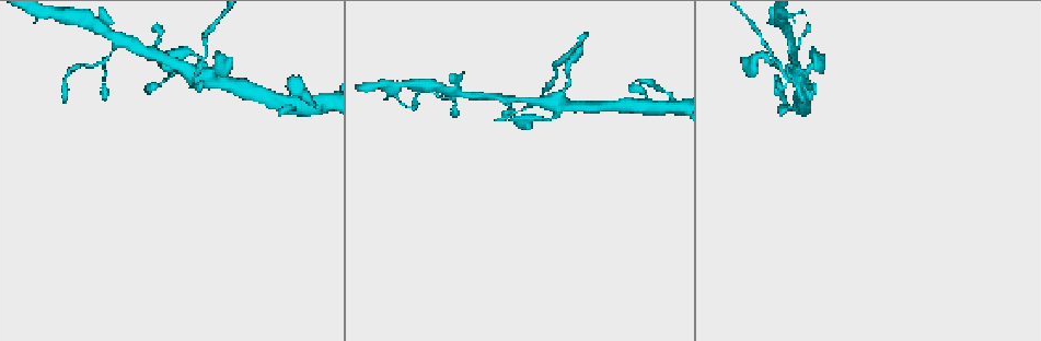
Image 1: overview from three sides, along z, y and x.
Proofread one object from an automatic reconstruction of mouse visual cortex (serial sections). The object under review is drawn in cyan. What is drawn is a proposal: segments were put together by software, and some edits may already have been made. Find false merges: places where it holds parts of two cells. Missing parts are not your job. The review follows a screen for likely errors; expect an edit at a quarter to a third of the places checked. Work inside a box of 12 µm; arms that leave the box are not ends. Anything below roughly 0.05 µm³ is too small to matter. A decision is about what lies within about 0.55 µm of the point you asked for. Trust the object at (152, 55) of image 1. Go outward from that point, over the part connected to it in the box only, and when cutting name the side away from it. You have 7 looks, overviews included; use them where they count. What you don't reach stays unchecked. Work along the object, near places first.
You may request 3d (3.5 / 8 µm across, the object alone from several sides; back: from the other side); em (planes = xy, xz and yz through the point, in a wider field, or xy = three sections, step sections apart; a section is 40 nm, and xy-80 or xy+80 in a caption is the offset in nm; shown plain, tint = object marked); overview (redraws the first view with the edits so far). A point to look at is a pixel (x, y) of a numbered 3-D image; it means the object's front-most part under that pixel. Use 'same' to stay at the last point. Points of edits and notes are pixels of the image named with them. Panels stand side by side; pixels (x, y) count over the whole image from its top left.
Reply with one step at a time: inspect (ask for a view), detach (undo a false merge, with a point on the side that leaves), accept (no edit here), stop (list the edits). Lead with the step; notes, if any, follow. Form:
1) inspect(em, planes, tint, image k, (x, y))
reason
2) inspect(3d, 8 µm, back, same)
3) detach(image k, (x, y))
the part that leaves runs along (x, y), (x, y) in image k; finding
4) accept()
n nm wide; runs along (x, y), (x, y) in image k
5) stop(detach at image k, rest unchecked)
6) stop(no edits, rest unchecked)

inspect(3d, 3.5 µm, image 1, (791, 38))
abrupt turn

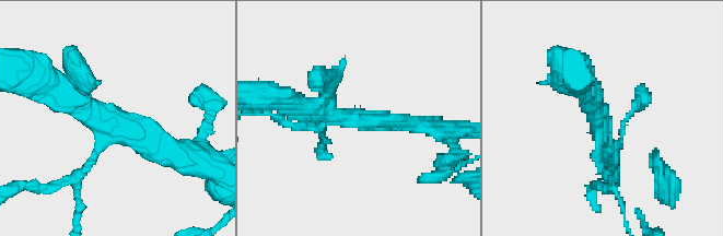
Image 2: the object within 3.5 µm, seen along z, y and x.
accept()
3 arms; arms of 100, 250, 350 nm; runs along (190, 162), (57, 94) in image 2; continuous, no second cell

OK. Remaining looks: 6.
inspect(3d, 3.5 µm, image 1, (545, 100))
four or more arms meet

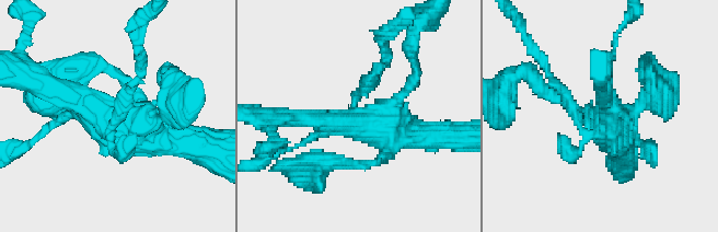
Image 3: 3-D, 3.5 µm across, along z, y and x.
inspect(em, xy, step 5, tint, image 3, (362, 122))

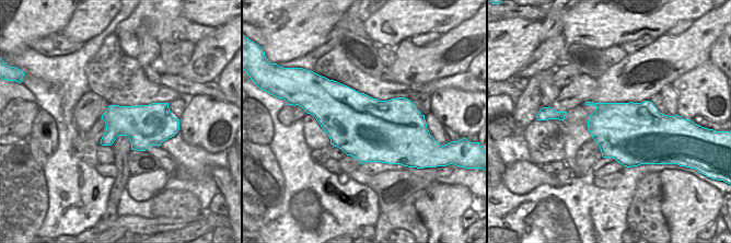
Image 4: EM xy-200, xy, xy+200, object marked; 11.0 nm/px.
inspect(em, planes, tint, same)

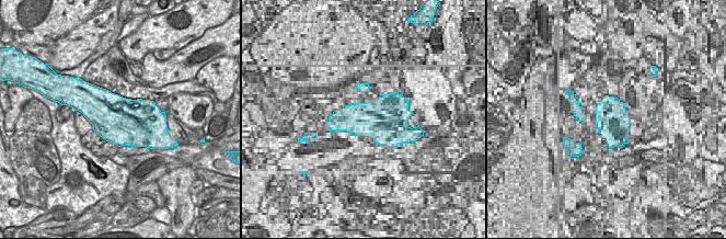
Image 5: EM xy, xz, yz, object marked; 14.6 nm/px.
accept()
700 nm wide; runs along (70, 96), (205, 150) in image 3; continuous, no second cell

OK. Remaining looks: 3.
inspect(3d, 8 µm, back, image 1, (673, 105))
a fork

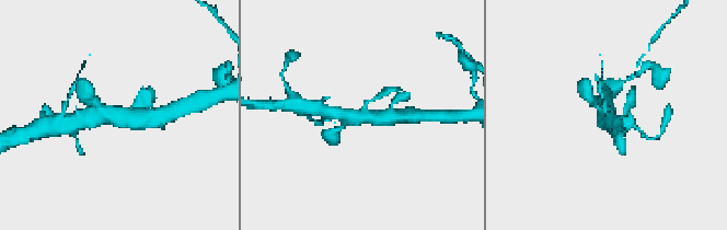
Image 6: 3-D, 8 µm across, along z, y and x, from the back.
inspect(3d, 3.5 µm, image 6, (119, 118))
closer look

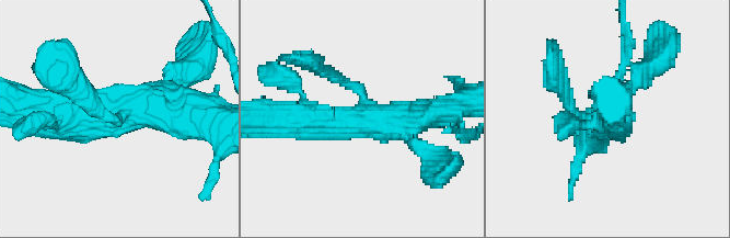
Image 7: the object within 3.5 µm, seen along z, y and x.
inspect(em, xy, step 2, tint, image 7, (120, 114))
3 arms; arms of 200, 300, 500 nm; shape alone is not enough

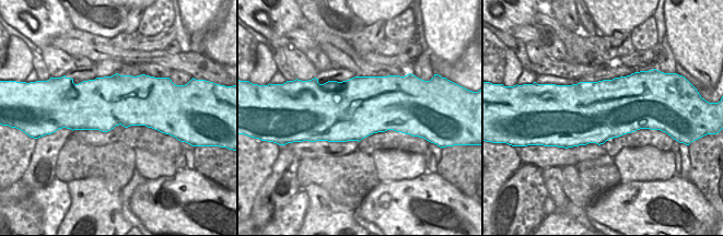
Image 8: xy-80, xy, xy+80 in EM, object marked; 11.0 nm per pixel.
accept()
runs along (45, 108), (136, 111), (169, 80) in image 7; all the same cell

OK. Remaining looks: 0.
stop(no edits, rest unchecked)

